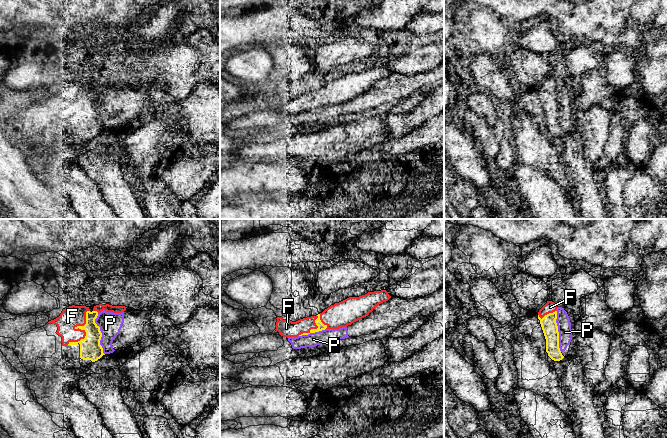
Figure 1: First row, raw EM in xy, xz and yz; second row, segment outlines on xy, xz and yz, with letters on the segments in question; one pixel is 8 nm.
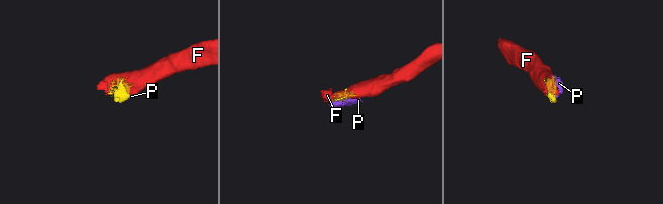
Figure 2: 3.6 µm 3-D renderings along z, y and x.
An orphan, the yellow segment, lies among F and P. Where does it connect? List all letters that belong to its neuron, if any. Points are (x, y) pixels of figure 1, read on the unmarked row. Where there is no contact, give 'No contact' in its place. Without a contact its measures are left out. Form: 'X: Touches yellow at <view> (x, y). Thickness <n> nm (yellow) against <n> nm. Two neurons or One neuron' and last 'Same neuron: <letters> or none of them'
F: Touches yellow at xy (82, 105). Thickness 180 nm (yellow) against 170 nm. One neuron
P: Touches yellow at xy (101, 110). Thickness 180 nm (yellow) against 180 nm. Two neurons
Same neuron: F

